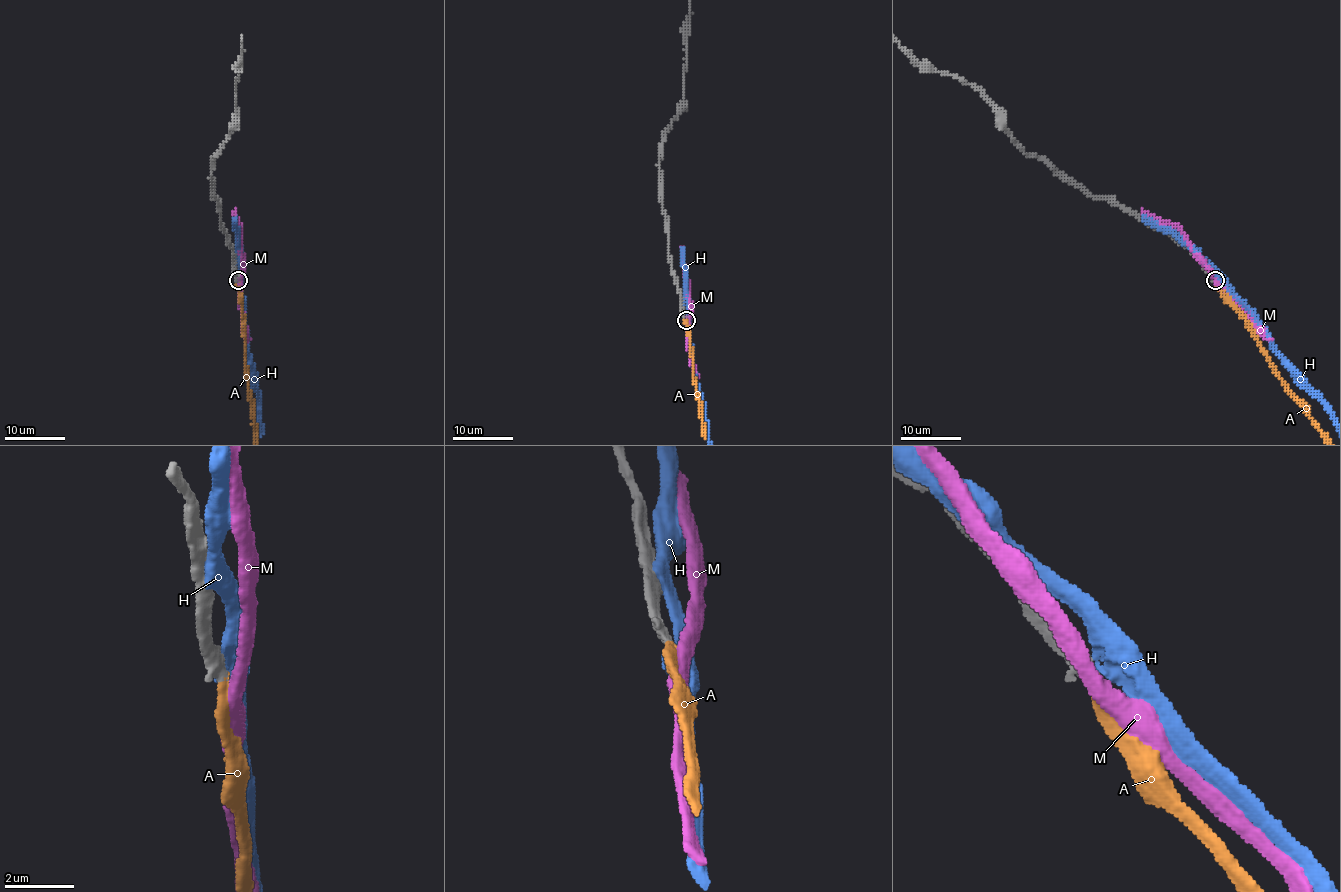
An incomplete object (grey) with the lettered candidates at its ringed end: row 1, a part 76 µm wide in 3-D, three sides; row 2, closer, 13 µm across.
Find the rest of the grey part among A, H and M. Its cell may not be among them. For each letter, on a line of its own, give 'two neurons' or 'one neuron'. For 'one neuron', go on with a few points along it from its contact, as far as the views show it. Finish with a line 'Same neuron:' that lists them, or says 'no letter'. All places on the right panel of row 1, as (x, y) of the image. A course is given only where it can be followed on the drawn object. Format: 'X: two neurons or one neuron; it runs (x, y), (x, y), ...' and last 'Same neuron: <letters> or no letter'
A: one neuron
H: two neurons
M: two neurons
Same neuron: A

